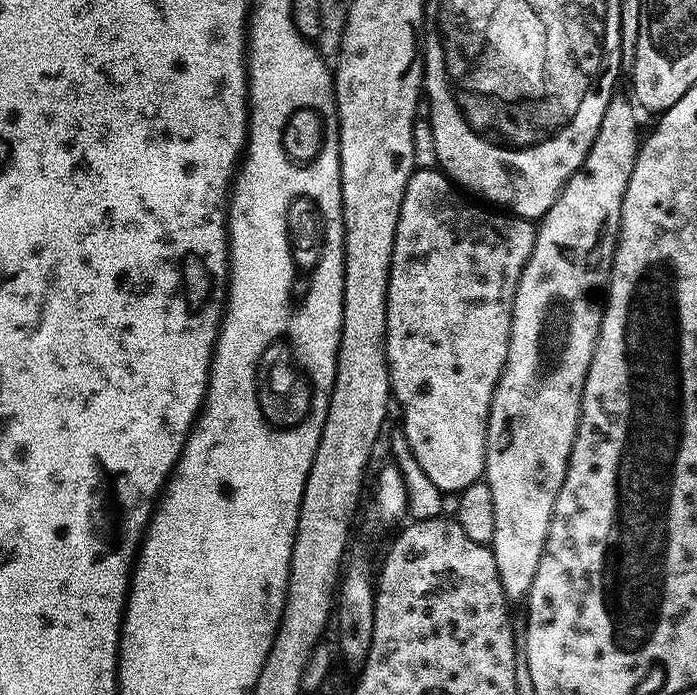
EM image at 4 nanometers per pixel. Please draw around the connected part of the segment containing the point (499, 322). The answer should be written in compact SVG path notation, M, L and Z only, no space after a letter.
M416 168L413 171L412 176L408 179L406 194L402 198L402 210L398 218L398 230L392 251L392 269L388 279L386 322L388 323L388 376L392 379L392 394L395 403L400 403L400 412L404 415L402 429L408 439L410 451L413 452L414 458L425 471L426 477L430 478L434 486L440 488L444 494L449 494L449 492L459 494L466 486L470 486L485 475L484 459L488 445L488 415L492 409L492 395L495 394L496 384L499 382L504 363L507 361L515 294L518 290L519 279L522 278L523 270L527 266L527 260L531 258L531 252L534 250L537 234L537 225L533 221L524 219L523 216L505 214L500 210L489 210L471 199L468 201L463 198L468 199L457 191L443 171L436 168Z

